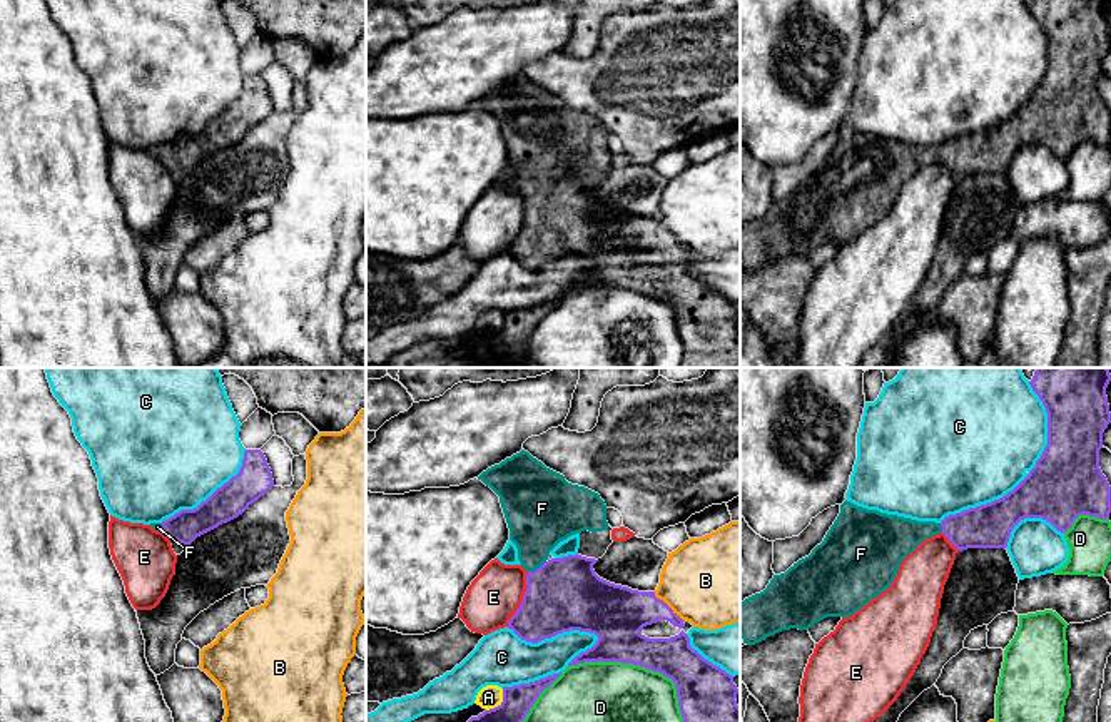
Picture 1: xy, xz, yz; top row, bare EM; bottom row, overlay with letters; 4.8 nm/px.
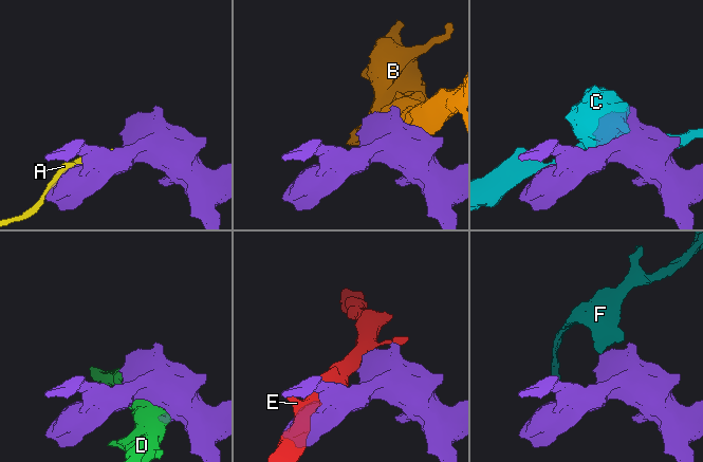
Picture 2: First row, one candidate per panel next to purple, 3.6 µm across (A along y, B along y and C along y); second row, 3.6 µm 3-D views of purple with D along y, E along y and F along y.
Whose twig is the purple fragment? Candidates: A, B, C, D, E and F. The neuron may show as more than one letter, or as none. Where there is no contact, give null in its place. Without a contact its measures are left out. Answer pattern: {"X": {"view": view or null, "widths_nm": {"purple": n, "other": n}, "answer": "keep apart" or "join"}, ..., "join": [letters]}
{"A": {"view": "xz", "widths_nm": {"purple": 140, "other": 110}, "answer": "keep apart"}, "B": {"view": "xz", "widths_nm": {"purple": 280, "other": 440}, "answer": "keep apart"}, "C": {"view": "yz", "widths_nm": {"purple": 340, "other": 480}, "answer": "keep apart"}, "D": {"view": "xz", "widths_nm": {"purple": 220, "other": 480}, "answer": "keep apart"}, "E": {"view": "xz", "widths_nm": {"purple": 360, "other": 260}, "answer": "keep apart"}, "F": {"view": "xz", "widths_nm": {"purple": 360, "other": 300}, "answer": "join"}, "join": ["F"]}

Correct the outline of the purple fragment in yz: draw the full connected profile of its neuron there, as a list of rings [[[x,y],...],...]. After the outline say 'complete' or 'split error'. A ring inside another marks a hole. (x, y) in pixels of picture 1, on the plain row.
[[[1111,0],[1032,2],[1029,10],[1048,38],[1048,70],[1029,100],[999,125],[949,140],[941,149],[887,140],[857,132],[845,125],[824,167],[817,170],[809,182],[794,189],[785,199],[774,201],[763,217],[752,221],[740,229],[740,262],[743,264],[743,269],[755,271],[782,256],[809,256],[814,249],[827,242],[845,244],[854,241],[872,224],[887,216],[894,207],[902,186],[912,179],[921,167],[934,160],[944,159],[959,177],[967,174],[1006,174],[1012,154],[1024,144],[1043,144],[1061,159],[1068,157],[1079,140],[1108,145],[1111,139],[1111,112],[1099,94],[1099,75],[1103,74],[1103,58],[1111,48],[1106,22],[1109,7]]]; split error

